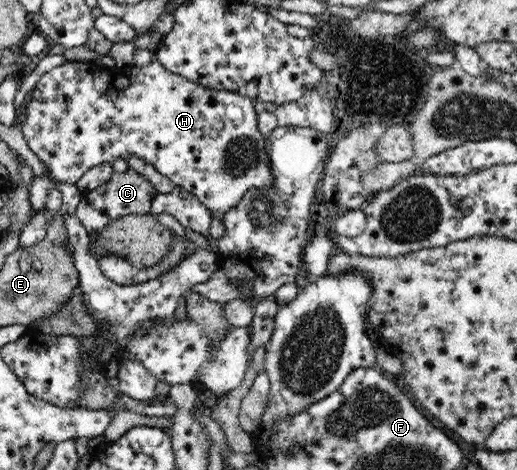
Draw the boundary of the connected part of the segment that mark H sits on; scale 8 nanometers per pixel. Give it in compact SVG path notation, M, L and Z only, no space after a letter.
M157 57L153 62L144 68L135 66L133 64L127 65L124 68L115 66L107 68L99 66L97 62L81 62L81 61L66 61L60 66L52 68L49 72L44 73L38 80L37 86L30 92L24 103L22 110L23 121L21 124L21 132L23 137L27 139L29 149L37 155L37 159L41 160L43 167L45 167L45 174L43 176L35 176L31 186L29 186L29 202L32 210L41 212L45 207L47 200L47 191L56 188L54 184L59 181L61 183L69 183L75 185L78 180L93 166L97 166L103 162L112 164L117 158L127 159L131 155L138 156L148 163L153 164L155 168L163 174L168 176L178 187L183 187L187 192L193 193L196 197L211 211L215 222L221 222L225 212L229 208L235 208L245 192L256 188L257 190L267 190L273 188L273 173L271 173L271 165L269 165L269 155L265 149L266 135L259 131L257 126L258 114L255 111L254 101L241 92L229 92L225 90L217 91L216 89L205 88L193 80L189 80L184 76L173 74L169 72L160 62Z

